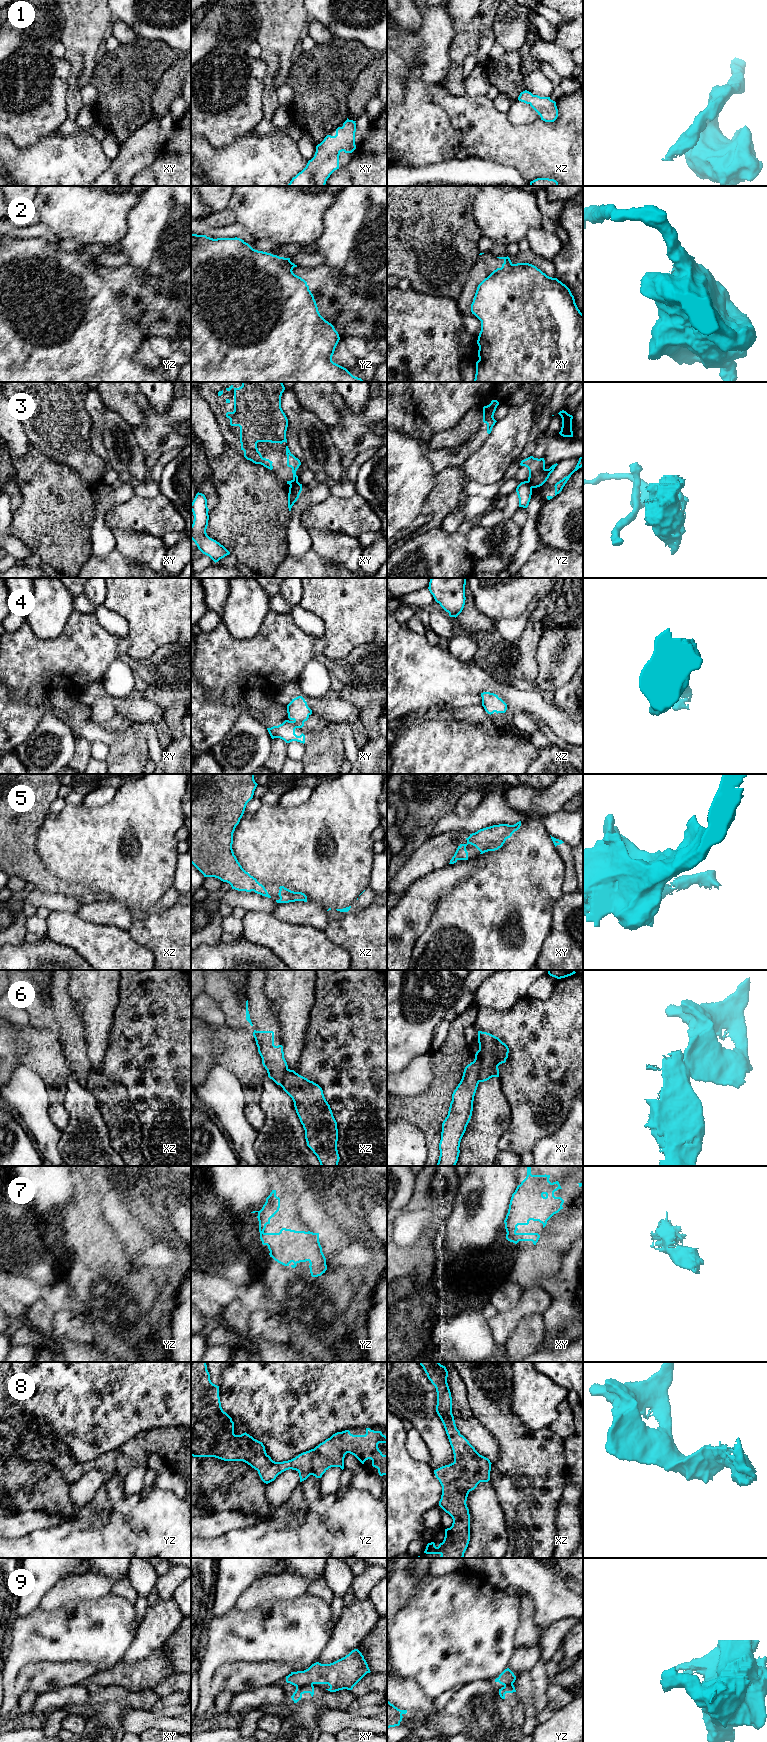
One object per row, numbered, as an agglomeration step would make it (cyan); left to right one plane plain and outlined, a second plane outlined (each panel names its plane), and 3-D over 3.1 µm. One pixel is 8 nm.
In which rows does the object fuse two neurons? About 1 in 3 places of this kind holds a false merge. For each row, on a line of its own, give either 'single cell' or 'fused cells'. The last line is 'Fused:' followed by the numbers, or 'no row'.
1: single cell
2: fused cells
3: fused cells
4: single cell
5: single cell
6: fused cells
7: single cell
8: single cell
9: fused cells
Fused: 2, 3, 6, 9

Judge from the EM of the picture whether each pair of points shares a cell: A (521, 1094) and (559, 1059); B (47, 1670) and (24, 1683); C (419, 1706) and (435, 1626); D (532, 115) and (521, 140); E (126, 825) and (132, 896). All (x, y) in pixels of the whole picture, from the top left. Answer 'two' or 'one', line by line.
A: one
B: one
C: two
D: two
E: one

